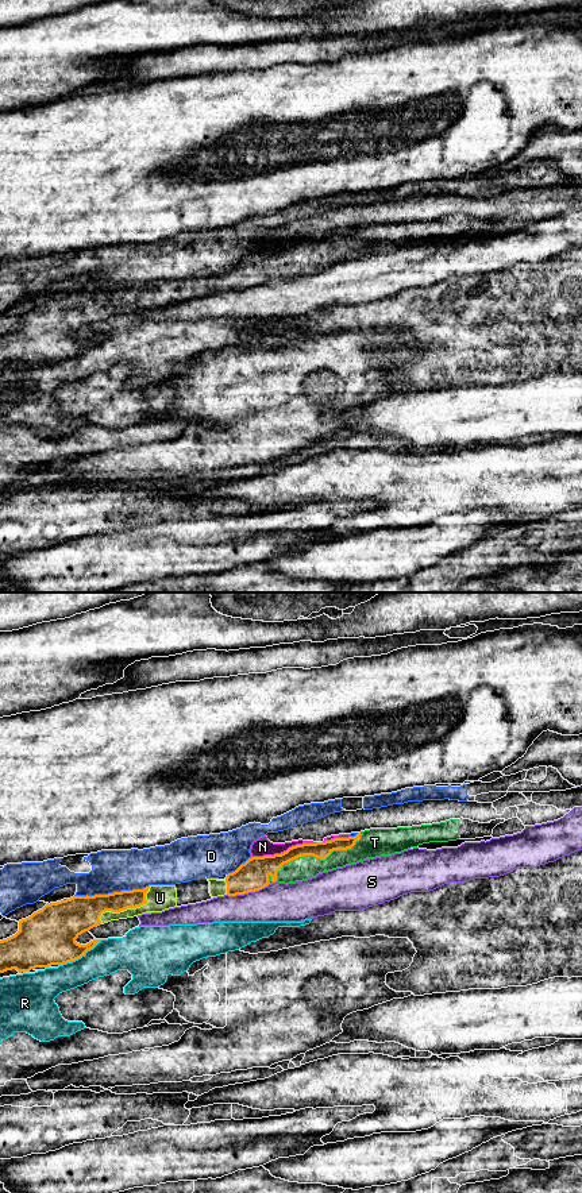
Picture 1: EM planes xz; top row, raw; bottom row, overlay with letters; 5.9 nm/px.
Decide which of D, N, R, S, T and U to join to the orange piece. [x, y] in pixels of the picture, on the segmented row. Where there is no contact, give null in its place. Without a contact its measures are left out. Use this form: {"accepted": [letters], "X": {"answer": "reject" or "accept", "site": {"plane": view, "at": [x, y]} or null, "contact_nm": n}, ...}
{"accepted": ["T", "U"], "D": {"answer": "reject", "site": {"plane": "xz", "at": [111, 894]}, "contact_nm": 460}, "N": {"answer": "reject", "site": {"plane": "xz", "at": [284, 852]}, "contact_nm": 400}, "R": {"answer": "reject", "site": {"plane": "xz", "at": [80, 957]}, "contact_nm": 300}, "S": {"answer": "reject", "site": {"plane": "xz", "at": [247, 892]}, "contact_nm": 260}, "T": {"answer": "accept", "site": {"plane": "xz", "at": [315, 856]}, "contact_nm": 600}, "U": {"answer": "accept", "site": {"plane": "xz", "at": [127, 907]}, "contact_nm": 380}}

